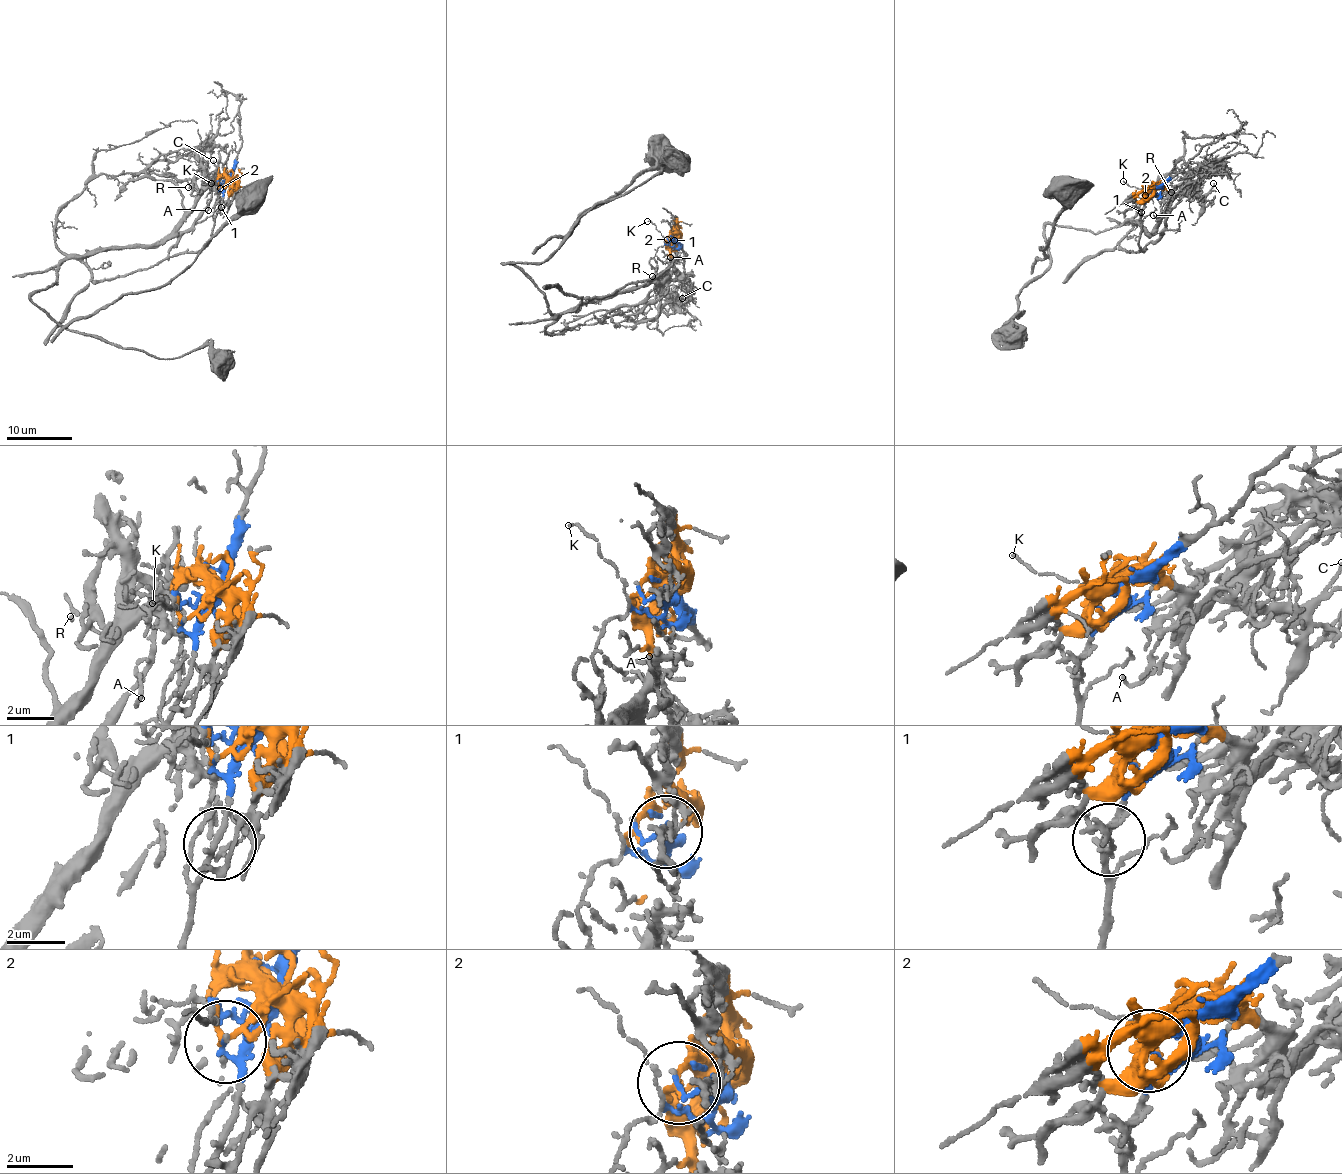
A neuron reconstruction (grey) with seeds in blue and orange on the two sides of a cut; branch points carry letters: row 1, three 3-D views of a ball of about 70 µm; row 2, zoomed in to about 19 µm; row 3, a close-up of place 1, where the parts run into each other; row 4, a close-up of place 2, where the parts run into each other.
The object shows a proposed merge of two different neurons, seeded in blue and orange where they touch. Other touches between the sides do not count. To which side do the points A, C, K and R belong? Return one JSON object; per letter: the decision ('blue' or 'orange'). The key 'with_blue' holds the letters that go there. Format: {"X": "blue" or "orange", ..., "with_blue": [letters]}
{"A": "blue", "C": "orange", "K": "blue", "R": "orange", "with_blue": ["A", "K"]}

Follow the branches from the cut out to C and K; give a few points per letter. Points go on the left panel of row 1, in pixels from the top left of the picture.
C: (231, 178), (219, 175), (206, 184), (206, 178), (217, 176), (212, 160)
K: (231, 178), (220, 190), (211, 183)

